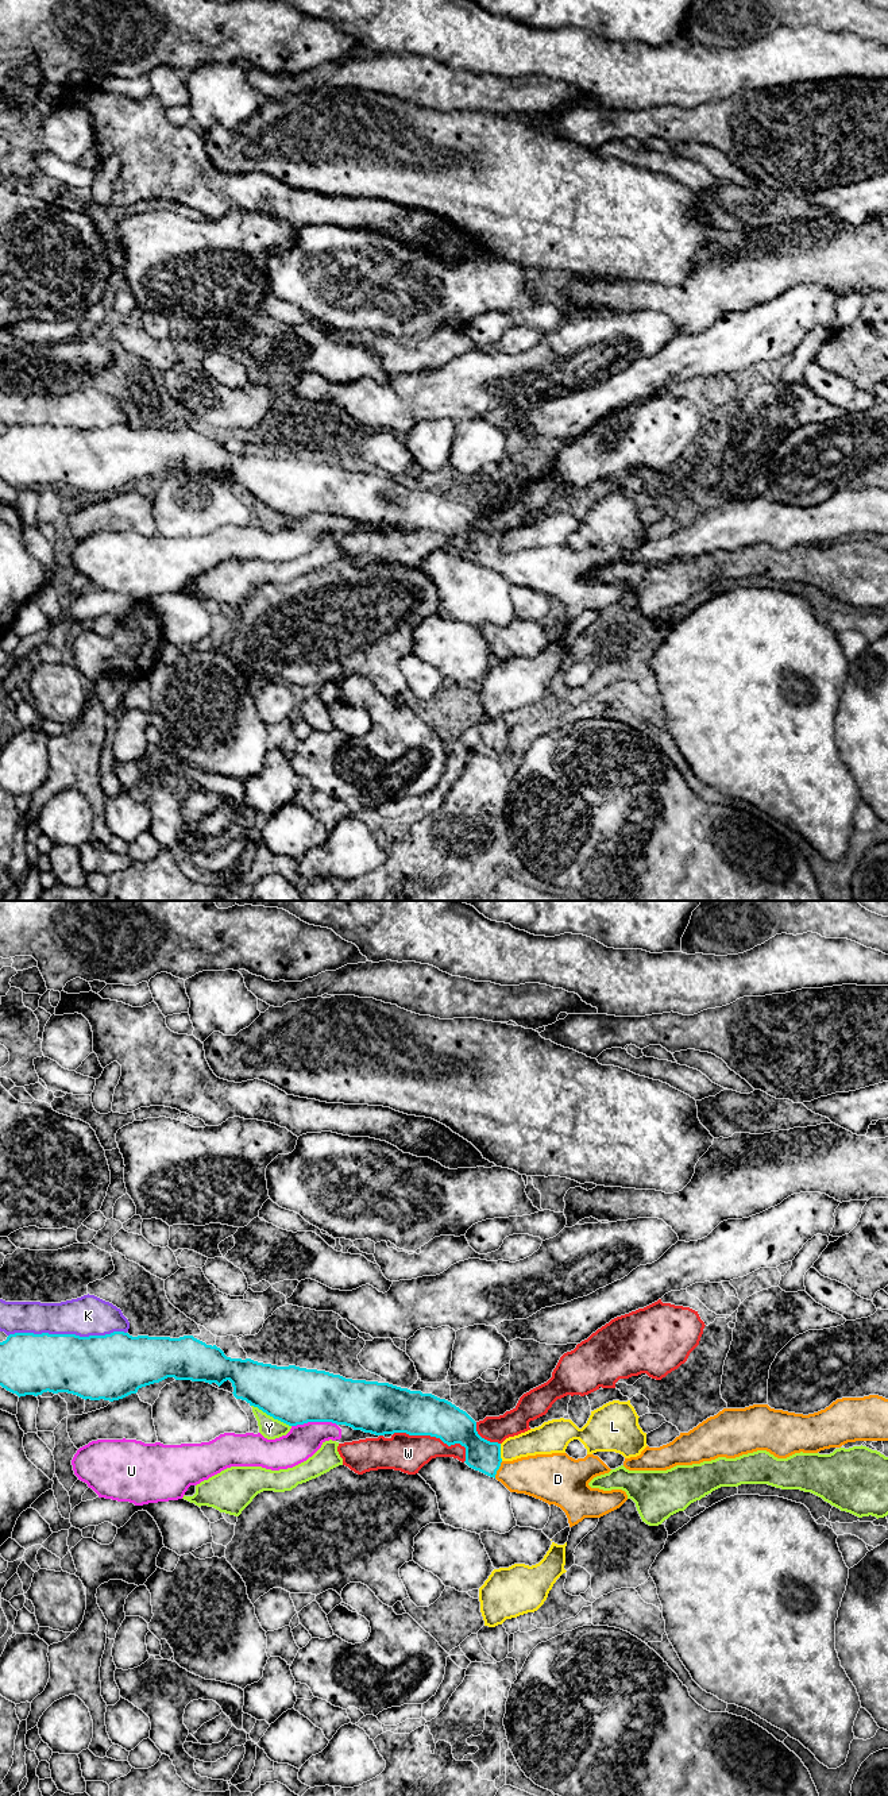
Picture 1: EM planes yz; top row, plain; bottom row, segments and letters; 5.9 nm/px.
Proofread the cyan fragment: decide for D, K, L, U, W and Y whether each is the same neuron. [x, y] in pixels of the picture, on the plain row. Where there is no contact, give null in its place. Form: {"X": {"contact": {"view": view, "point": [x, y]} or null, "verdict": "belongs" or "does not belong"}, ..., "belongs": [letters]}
{"D": {"contact": {"view": "yz", "point": [498, 561]}, "verdict": "belongs"}, "K": {"contact": {"view": "yz", "point": [66, 427]}, "verdict": "does not belong"}, "L": {"contact": {"view": "yz", "point": [500, 544]}, "verdict": "does not belong"}, "U": {"contact": {"view": "yz", "point": [313, 513]}, "verdict": "does not belong"}, "W": {"contact": {"view": "yz", "point": [435, 528]}, "verdict": "does not belong"}, "Y": {"contact": {"view": "yz", "point": [271, 508]}, "verdict": "does not belong"}, "belongs": ["D"]}

